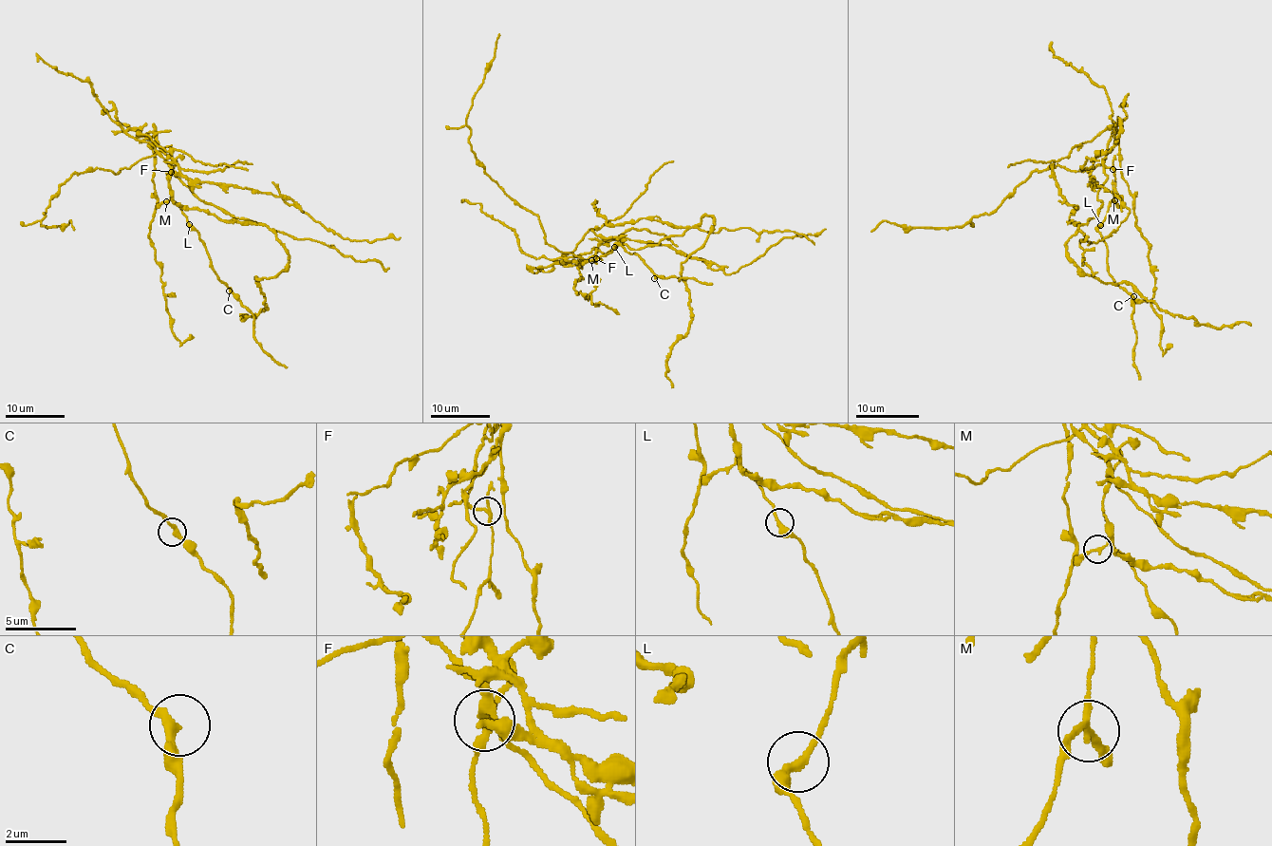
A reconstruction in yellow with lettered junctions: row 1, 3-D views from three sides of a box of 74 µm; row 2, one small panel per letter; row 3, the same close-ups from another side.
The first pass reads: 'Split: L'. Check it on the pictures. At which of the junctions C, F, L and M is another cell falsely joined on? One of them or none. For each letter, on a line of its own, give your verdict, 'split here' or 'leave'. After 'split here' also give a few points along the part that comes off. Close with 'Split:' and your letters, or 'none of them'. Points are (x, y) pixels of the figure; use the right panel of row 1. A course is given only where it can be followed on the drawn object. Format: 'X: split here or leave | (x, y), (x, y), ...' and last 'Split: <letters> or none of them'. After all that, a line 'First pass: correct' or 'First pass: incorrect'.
C: leave
F: split here | (1112, 169), (1103, 169), (1098, 214), (1067, 242), (1067, 254), (1171, 313), (1216, 328), (1251, 325)
L: leave
M: leave
Split: F
First pass: incorrect

